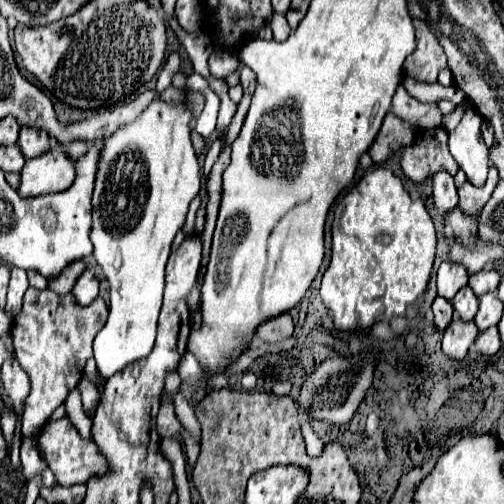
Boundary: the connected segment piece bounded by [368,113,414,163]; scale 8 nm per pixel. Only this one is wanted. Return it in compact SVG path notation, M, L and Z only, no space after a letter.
M388 113L368 153L374 163L382 163L390 155L394 155L398 149L402 149L404 145L412 145L412 141L414 141L414 129L410 127L410 123Z

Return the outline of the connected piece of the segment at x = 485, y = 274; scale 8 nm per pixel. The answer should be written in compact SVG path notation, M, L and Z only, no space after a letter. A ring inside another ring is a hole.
M482 269L482 271L474 273L474 275L470 275L470 281L468 281L468 285L472 287L472 291L478 297L482 297L484 293L496 291L498 283L500 283L500 273L496 269Z

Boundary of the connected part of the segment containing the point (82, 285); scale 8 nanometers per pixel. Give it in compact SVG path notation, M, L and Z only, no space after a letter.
M84 271L80 279L76 279L76 287L72 289L72 295L80 305L88 305L98 297L98 279L94 277L92 271Z

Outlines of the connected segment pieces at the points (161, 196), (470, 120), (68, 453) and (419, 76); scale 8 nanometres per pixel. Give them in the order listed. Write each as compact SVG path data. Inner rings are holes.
M154 99L136 121L120 127L104 143L92 197L94 227L90 239L94 245L94 257L110 283L110 315L94 339L94 359L106 379L116 371L122 371L128 363L146 359L154 347L156 321L162 307L166 257L172 239L184 225L192 199L200 193L202 183L198 157L190 141L190 121L192 113L186 103L164 103ZM118 199L126 199L124 209L118 209Z
M468 109L460 121L460 125L450 131L450 153L456 163L464 169L468 181L472 185L484 185L488 173L488 147L480 133L482 117Z
M52 421L46 423L38 435L36 435L36 449L40 457L50 465L54 471L56 483L60 485L74 485L74 483L86 483L90 475L94 473L104 473L106 471L106 461L98 453L98 447L94 441L86 441L78 435L76 427L70 421Z
M418 25L418 33L416 33L416 51L412 55L408 55L408 59L404 61L404 75L412 77L416 81L422 83L436 83L438 81L438 73L442 69L448 69L444 51L436 39L434 33L430 33L426 27L422 29Z

